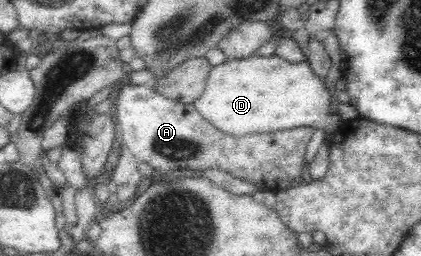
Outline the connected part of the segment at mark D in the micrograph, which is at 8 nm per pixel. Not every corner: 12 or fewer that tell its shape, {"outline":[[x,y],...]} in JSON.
{"outline":[[256,54],[214,66],[192,103],[227,136],[300,126],[330,136],[307,61]]}

